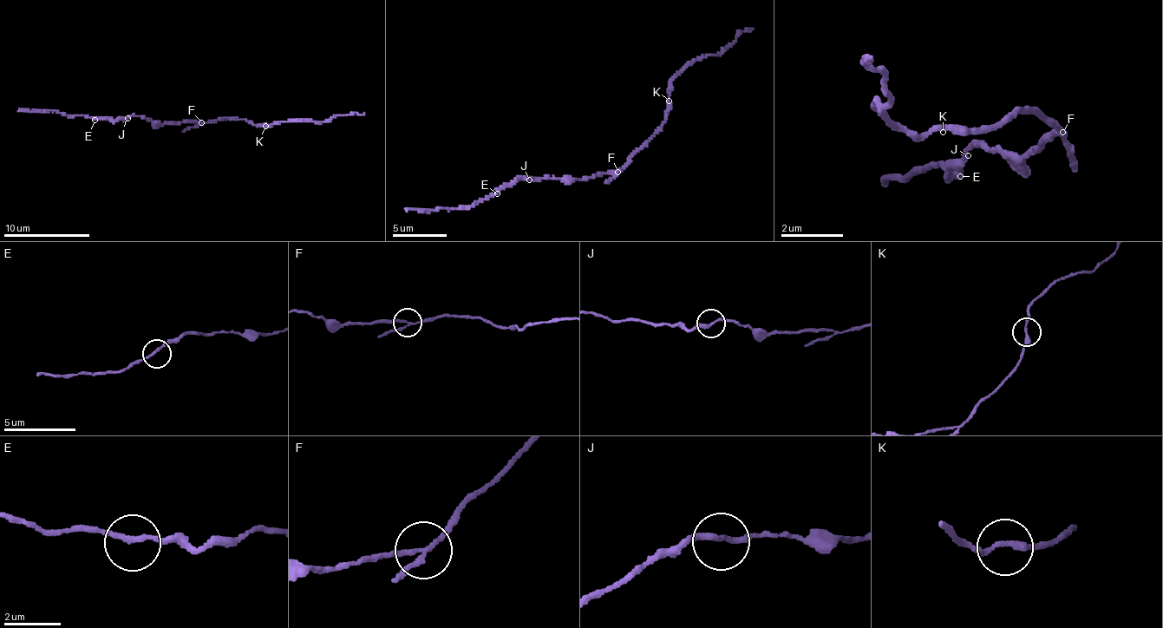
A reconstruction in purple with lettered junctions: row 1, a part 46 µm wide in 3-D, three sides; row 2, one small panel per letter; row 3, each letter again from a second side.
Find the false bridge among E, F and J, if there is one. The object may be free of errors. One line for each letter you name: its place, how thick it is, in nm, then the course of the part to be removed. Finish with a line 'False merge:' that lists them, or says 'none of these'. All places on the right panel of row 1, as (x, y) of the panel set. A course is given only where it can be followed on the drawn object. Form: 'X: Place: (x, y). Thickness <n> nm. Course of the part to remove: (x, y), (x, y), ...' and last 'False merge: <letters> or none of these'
F: Place: (1062, 132). Thickness 150 nm. Course of the part to remove: (1060, 134), (1015, 109), (998, 128), (891, 126), (874, 108), (895, 100), (865, 56), (872, 53)
False merge: F

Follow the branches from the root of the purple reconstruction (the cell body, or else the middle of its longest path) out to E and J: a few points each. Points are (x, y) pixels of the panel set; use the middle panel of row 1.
E: (610, 173), (597, 173), (582, 179), (516, 179), (497, 193)
J: (610, 173), (597, 173), (582, 179), (531, 178), (529, 179)

